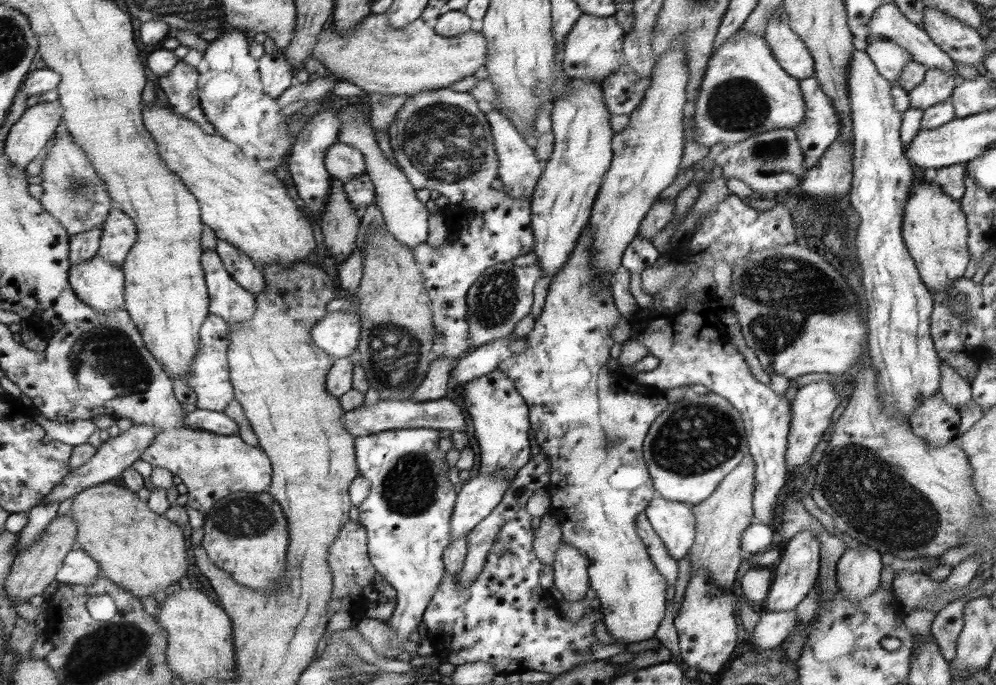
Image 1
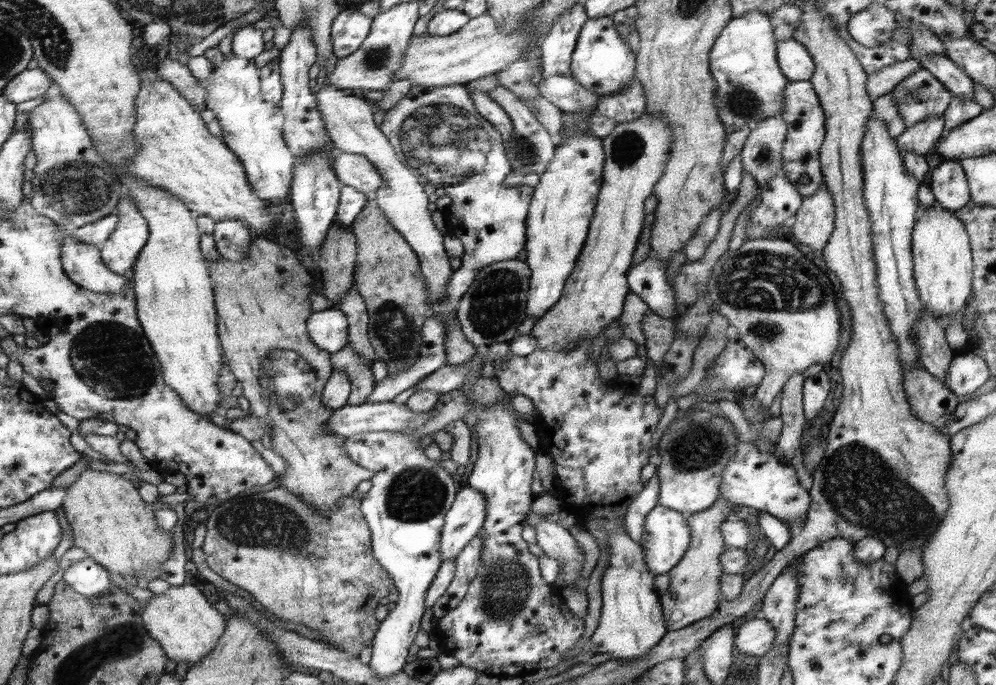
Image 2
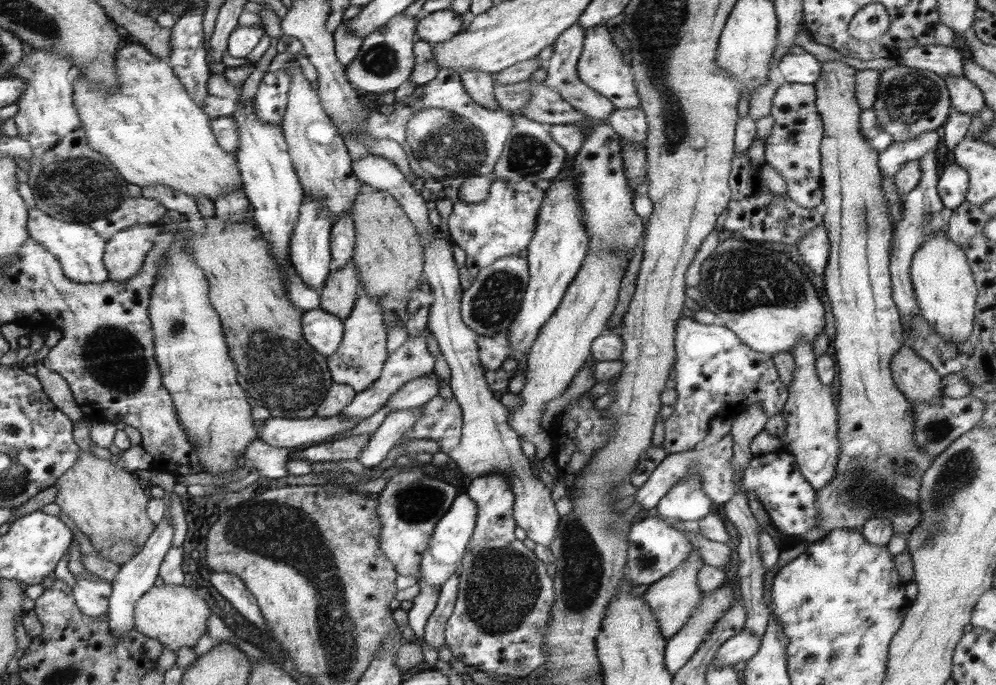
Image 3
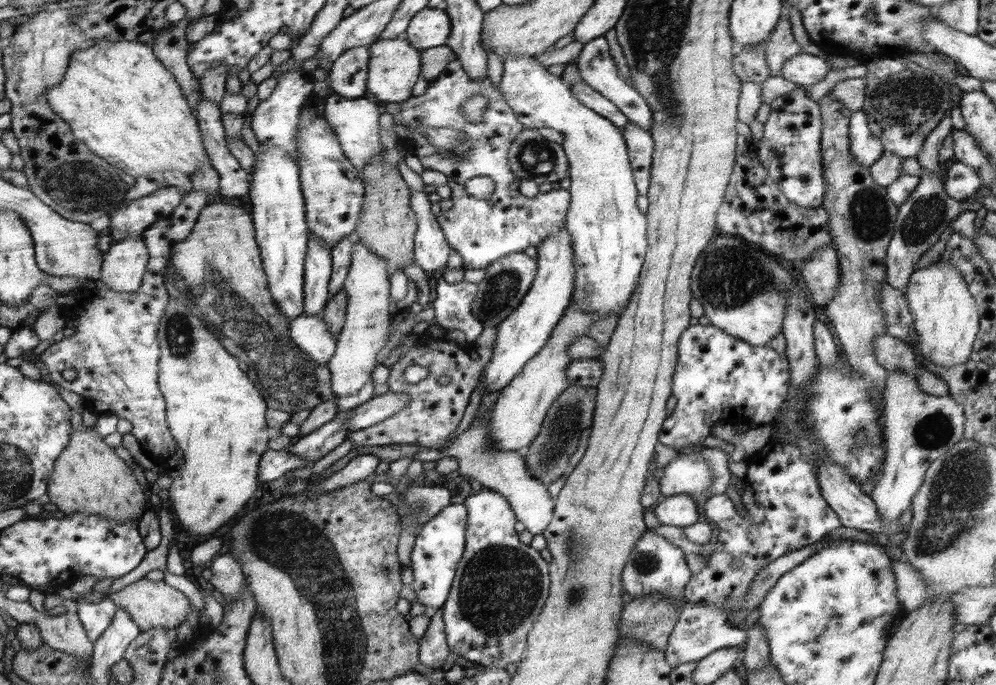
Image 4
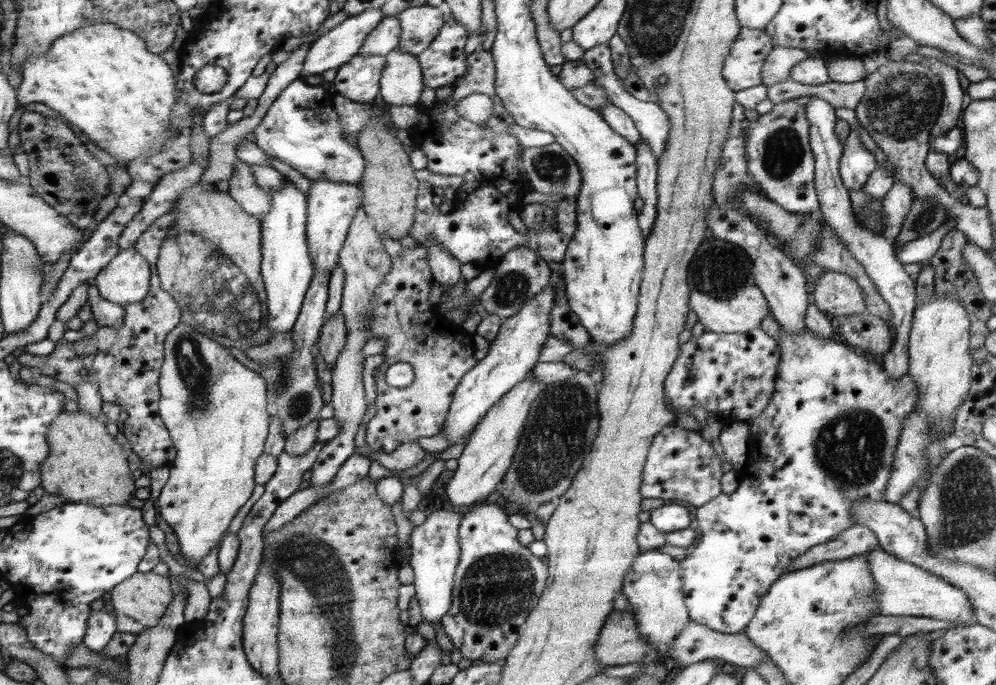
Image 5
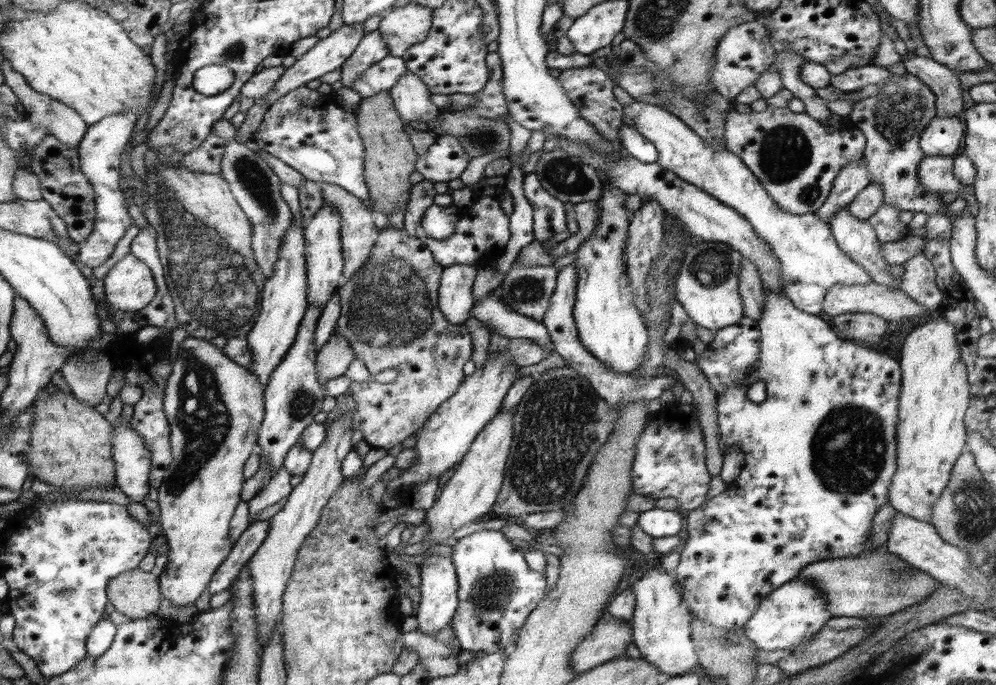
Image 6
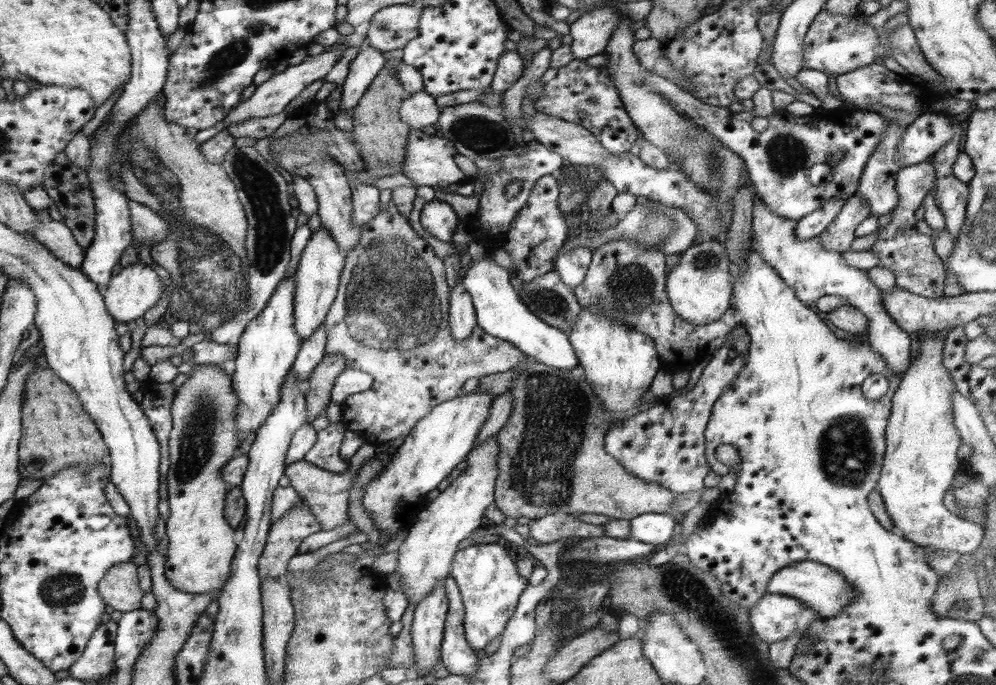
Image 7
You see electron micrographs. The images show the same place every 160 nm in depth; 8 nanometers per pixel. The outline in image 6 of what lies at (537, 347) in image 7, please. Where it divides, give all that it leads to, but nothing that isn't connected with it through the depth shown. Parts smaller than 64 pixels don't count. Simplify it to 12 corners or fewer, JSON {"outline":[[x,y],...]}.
{"outline":[[497,294],[484,295],[474,318],[506,338],[552,349],[544,323],[522,316]]}

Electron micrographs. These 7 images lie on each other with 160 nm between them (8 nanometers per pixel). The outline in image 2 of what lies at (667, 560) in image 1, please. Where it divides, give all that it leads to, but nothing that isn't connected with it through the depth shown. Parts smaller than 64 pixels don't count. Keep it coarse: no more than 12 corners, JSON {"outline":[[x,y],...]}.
{"outline":[[658,472],[629,502],[623,518],[630,538],[643,542],[644,521],[659,503]]}

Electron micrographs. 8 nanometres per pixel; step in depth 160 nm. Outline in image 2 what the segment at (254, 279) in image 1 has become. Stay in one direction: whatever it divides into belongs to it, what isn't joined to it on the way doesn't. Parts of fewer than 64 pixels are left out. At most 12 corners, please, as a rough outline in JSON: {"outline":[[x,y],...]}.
{"outline":[[232,219],[216,223],[217,251],[242,261],[252,243],[248,225]]}

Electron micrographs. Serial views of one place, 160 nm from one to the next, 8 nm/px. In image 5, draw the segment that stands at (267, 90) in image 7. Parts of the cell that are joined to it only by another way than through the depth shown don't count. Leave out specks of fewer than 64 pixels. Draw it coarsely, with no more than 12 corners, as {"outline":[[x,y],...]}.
{"outline":[[368,9],[319,36],[303,77],[321,75],[358,55],[382,9]]}

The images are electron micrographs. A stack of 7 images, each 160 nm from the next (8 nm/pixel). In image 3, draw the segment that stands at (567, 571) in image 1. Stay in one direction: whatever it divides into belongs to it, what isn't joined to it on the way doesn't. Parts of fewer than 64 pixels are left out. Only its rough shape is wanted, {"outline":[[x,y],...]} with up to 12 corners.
{"outline":[[438,230],[422,244],[427,330],[463,425],[450,462],[502,474],[513,517],[550,547],[560,517],[490,390],[461,317],[458,266]]}

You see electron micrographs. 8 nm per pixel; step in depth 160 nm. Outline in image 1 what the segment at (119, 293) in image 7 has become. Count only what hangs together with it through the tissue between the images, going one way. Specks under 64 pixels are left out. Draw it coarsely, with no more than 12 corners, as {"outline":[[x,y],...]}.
{"outline":[[115,206],[102,225],[97,256],[122,267],[138,237]]}

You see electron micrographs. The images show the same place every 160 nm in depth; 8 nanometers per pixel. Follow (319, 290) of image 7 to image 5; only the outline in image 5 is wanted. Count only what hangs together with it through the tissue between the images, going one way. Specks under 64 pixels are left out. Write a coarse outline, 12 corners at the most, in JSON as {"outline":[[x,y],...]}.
{"outline":[[311,180],[307,243],[330,276],[359,210],[356,183]]}

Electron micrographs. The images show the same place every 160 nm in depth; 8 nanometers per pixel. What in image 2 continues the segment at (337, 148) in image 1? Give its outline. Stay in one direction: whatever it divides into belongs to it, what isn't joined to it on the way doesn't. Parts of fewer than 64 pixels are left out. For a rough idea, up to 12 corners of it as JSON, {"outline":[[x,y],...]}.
{"outline":[[338,151],[331,166],[368,196],[381,176],[364,155]]}

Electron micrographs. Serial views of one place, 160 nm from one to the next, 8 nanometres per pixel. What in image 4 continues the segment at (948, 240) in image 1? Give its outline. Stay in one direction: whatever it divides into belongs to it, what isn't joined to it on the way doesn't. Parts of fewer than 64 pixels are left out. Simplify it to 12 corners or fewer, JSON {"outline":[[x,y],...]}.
{"outline":[[948,262],[905,289],[918,356],[939,367],[971,357],[979,308]]}

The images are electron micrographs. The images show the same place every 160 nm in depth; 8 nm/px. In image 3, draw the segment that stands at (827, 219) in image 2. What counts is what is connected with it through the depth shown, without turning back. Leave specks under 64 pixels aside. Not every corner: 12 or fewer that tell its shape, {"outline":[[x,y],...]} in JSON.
{"outline":[[824,223],[797,244],[816,276],[828,264],[830,242]]}

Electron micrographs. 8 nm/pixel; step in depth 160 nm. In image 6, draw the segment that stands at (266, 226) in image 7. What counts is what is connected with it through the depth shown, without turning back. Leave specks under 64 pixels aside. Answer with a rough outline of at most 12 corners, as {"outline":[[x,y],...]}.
{"outline":[[220,118],[226,142],[221,175],[254,227],[252,250],[266,282],[292,210],[281,180],[258,153],[235,140]]}

